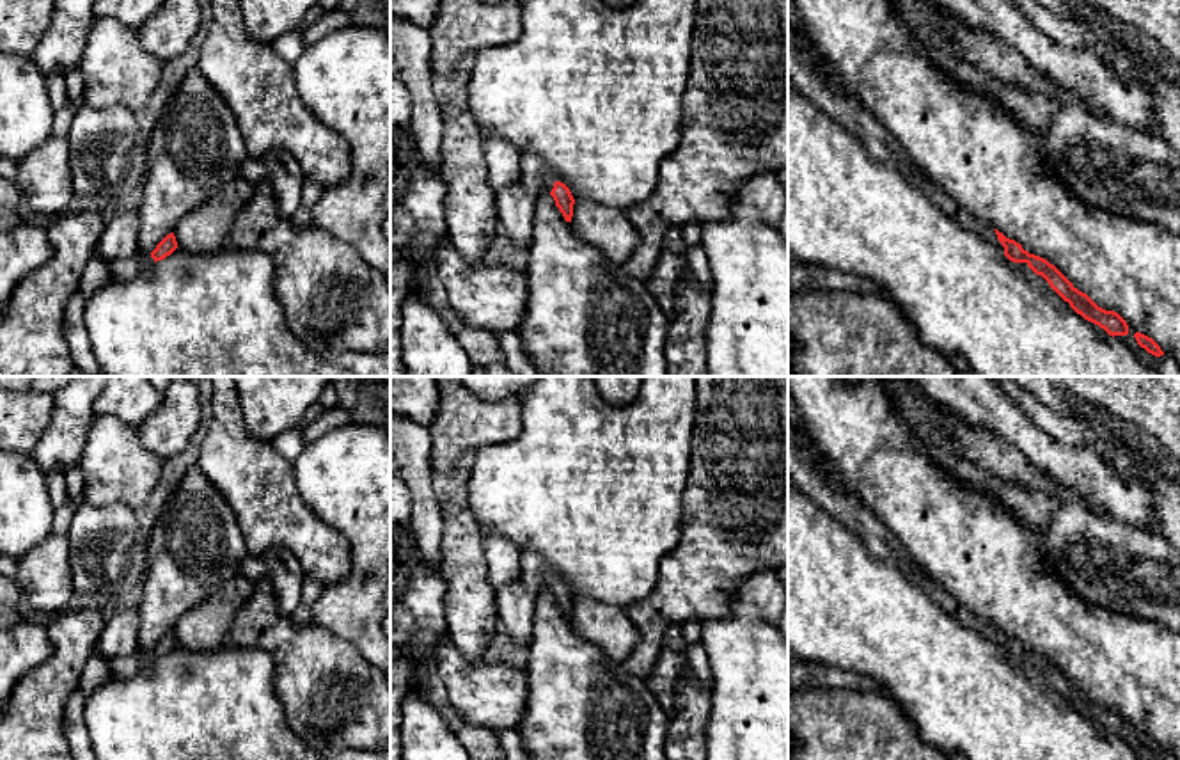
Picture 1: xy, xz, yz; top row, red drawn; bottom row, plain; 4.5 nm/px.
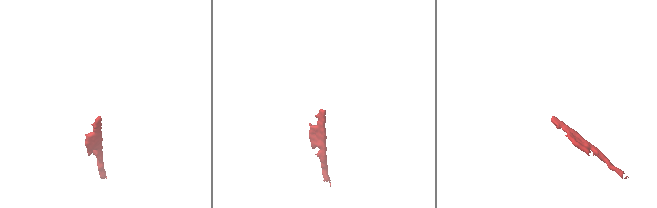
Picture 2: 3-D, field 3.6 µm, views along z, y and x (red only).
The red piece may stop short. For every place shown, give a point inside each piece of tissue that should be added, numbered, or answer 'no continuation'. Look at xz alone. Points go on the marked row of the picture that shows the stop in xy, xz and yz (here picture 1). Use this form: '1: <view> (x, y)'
1: xz (536, 178)

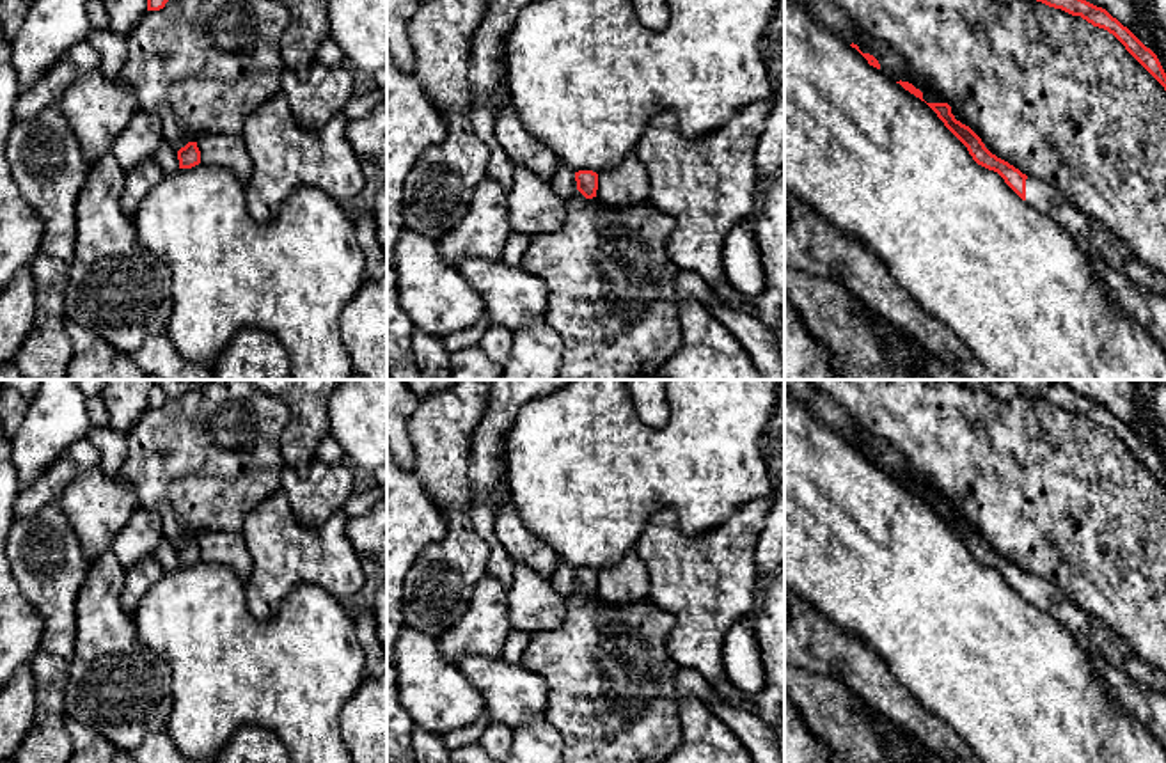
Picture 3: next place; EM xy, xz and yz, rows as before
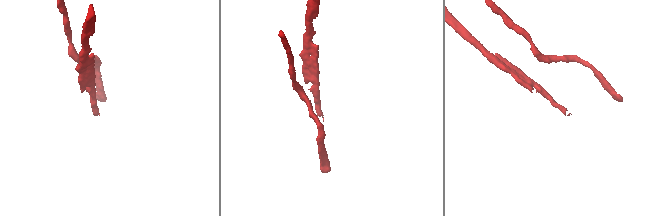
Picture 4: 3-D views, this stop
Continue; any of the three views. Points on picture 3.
1: yz (1094, 238)

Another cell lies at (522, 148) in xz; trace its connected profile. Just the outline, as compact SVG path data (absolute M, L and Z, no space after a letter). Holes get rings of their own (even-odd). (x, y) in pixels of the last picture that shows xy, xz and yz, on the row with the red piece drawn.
M509 94L502 96L502 106L495 121L495 137L513 165L524 165L538 177L552 181L559 160L554 151L540 142L518 119Z

